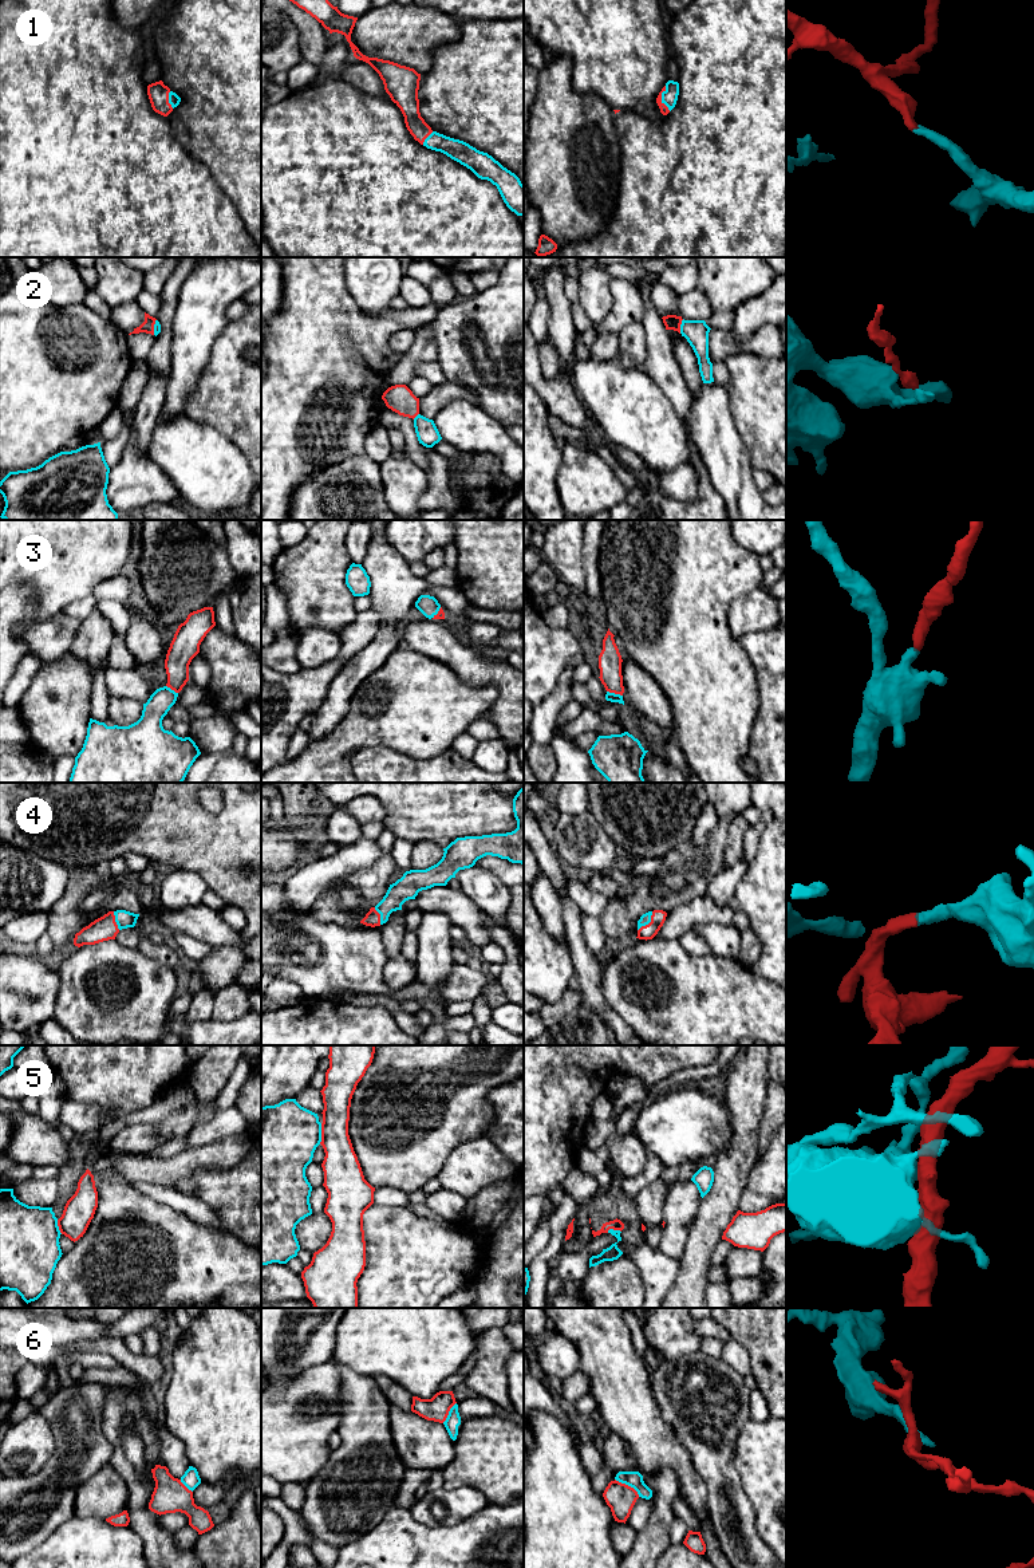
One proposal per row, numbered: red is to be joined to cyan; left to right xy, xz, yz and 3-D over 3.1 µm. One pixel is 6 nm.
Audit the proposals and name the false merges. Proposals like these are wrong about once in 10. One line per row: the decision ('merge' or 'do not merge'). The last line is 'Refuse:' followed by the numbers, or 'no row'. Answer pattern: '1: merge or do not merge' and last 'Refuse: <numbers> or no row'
1: merge
2: do not merge
3: merge
4: merge
5: do not merge
6: do not merge
Refuse: 2, 5, 6

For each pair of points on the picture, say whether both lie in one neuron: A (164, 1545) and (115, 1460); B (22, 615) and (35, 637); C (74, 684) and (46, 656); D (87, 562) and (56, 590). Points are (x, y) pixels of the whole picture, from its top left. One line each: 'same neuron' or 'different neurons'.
A: same neuron
B: different neurons
C: different neurons
D: same neuron

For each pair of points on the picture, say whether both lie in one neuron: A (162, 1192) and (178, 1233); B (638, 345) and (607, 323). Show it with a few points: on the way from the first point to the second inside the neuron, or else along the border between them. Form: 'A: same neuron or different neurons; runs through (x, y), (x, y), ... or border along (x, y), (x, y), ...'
A: different neurons; border along (139, 1190), (182, 1212), (194, 1222)
B: different neurons; border along (640, 322), (627, 324), (618, 334)

